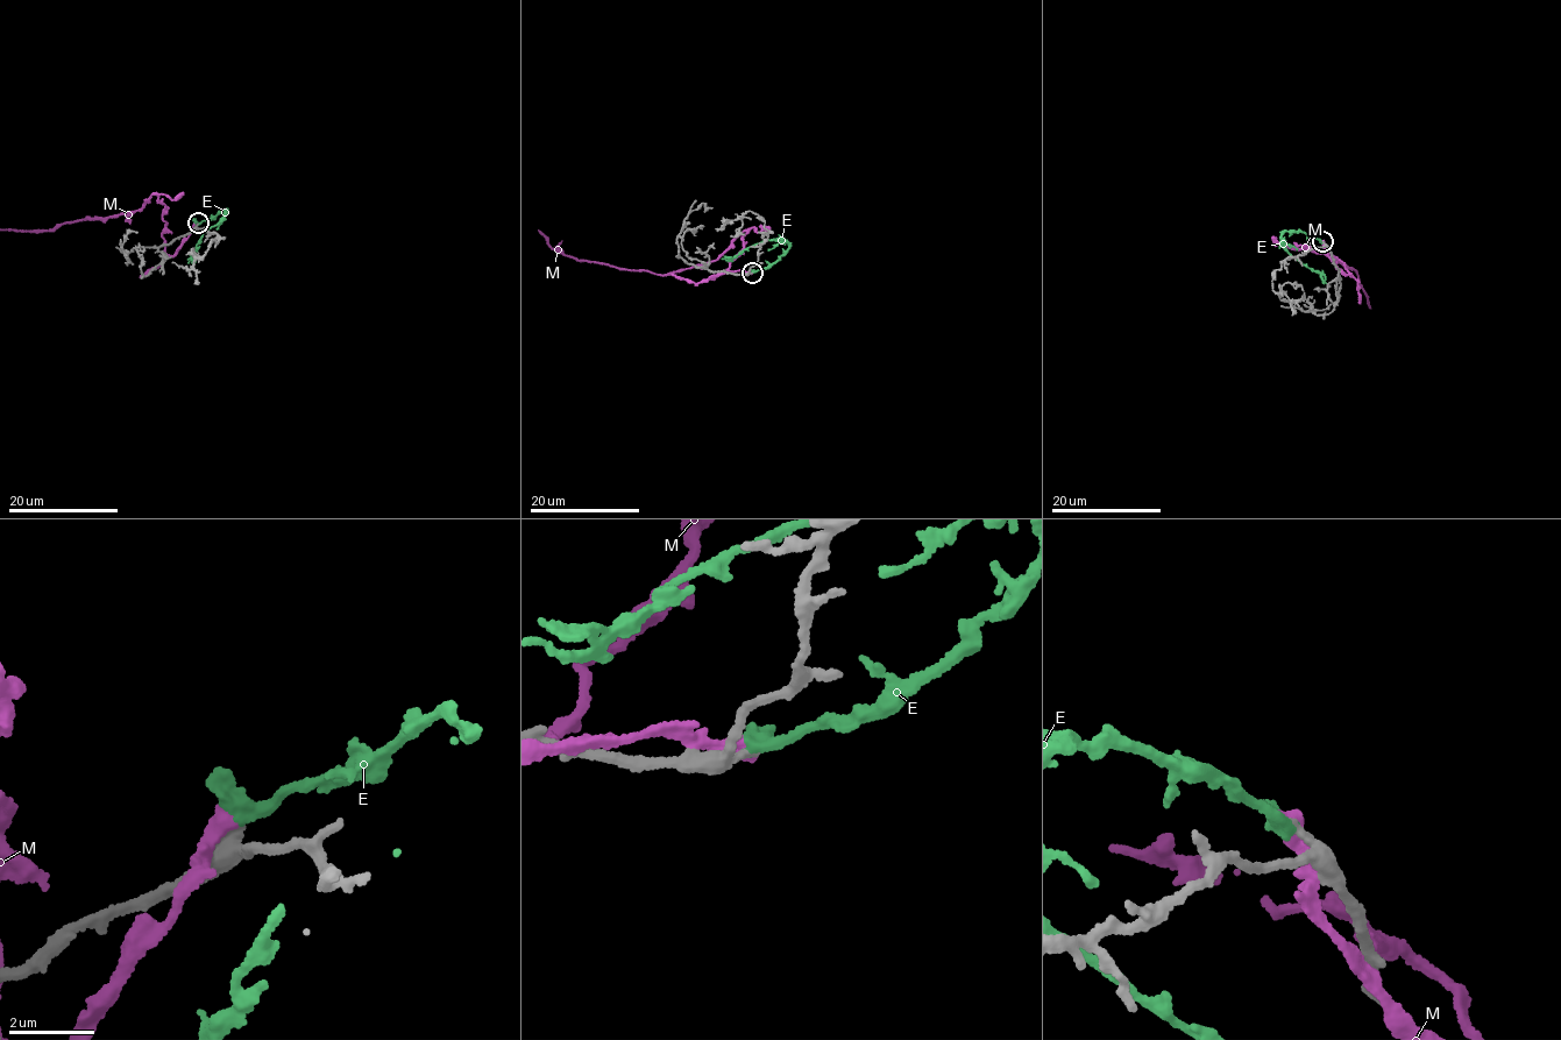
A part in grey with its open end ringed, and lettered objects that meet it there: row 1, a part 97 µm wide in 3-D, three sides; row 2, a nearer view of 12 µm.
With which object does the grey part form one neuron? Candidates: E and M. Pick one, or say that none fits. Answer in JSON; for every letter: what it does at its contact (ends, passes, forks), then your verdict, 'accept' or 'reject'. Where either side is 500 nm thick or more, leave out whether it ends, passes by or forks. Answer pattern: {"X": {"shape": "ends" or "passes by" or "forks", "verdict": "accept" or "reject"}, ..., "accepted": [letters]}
{"E": {"shape": "ends", "verdict": "reject"}, "M": {"shape": "ends", "verdict": "reject"}, "accepted": []}

